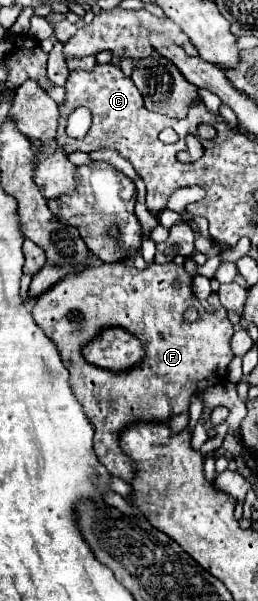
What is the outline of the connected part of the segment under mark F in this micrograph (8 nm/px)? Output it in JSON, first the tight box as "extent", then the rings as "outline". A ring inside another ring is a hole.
{"extent":[31,262,235,482],"outline":[[[127,262],[87,266],[75,274],[67,274],[31,302],[35,322],[57,344],[71,372],[73,392],[95,428],[93,448],[111,476],[131,482],[135,474],[133,458],[119,446],[125,428],[137,422],[169,422],[173,416],[187,414],[191,396],[203,392],[209,380],[211,384],[219,384],[221,374],[227,374],[227,366],[235,358],[229,344],[235,328],[227,318],[227,310],[219,306],[215,292],[207,302],[215,306],[213,312],[205,310],[195,298],[193,278],[183,266],[173,262],[151,264],[145,270],[137,270]],[[189,306],[199,310],[199,322],[195,324],[183,320],[183,312]],[[113,326],[131,332],[145,348],[143,360],[123,372],[103,370],[83,358],[83,348],[105,328]]]}

